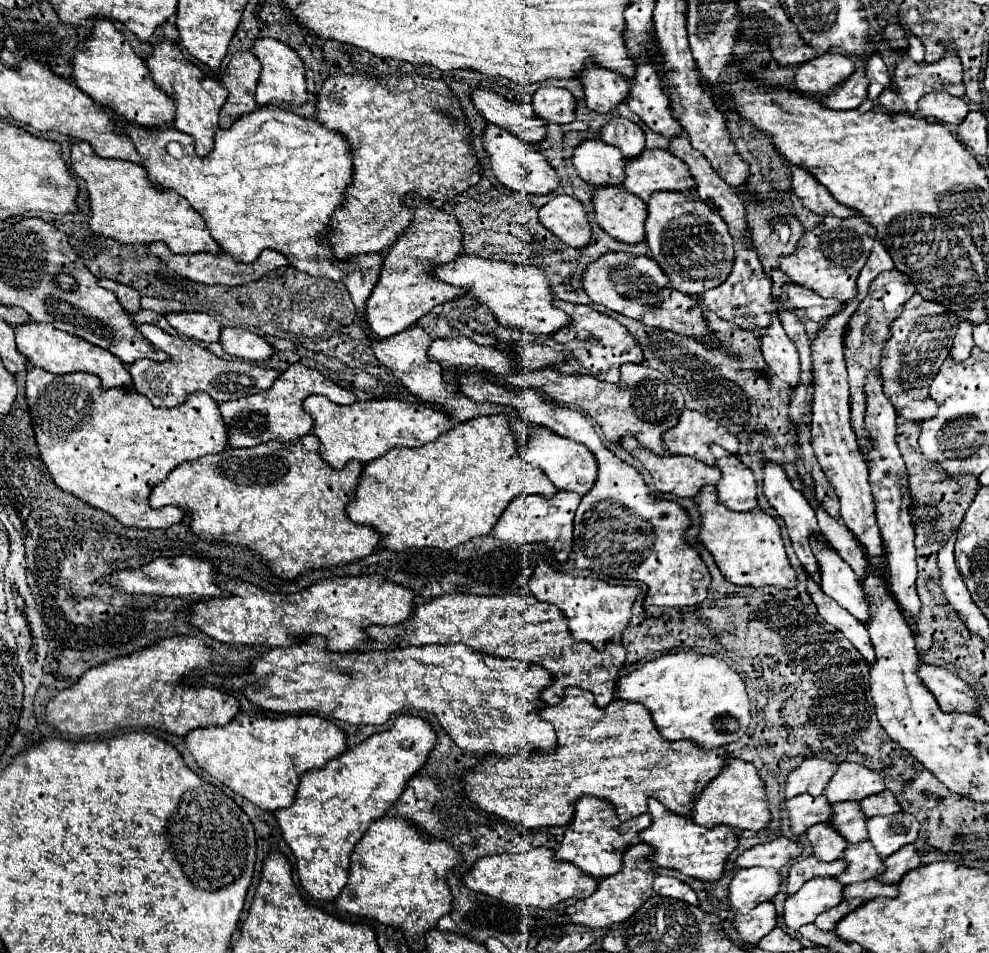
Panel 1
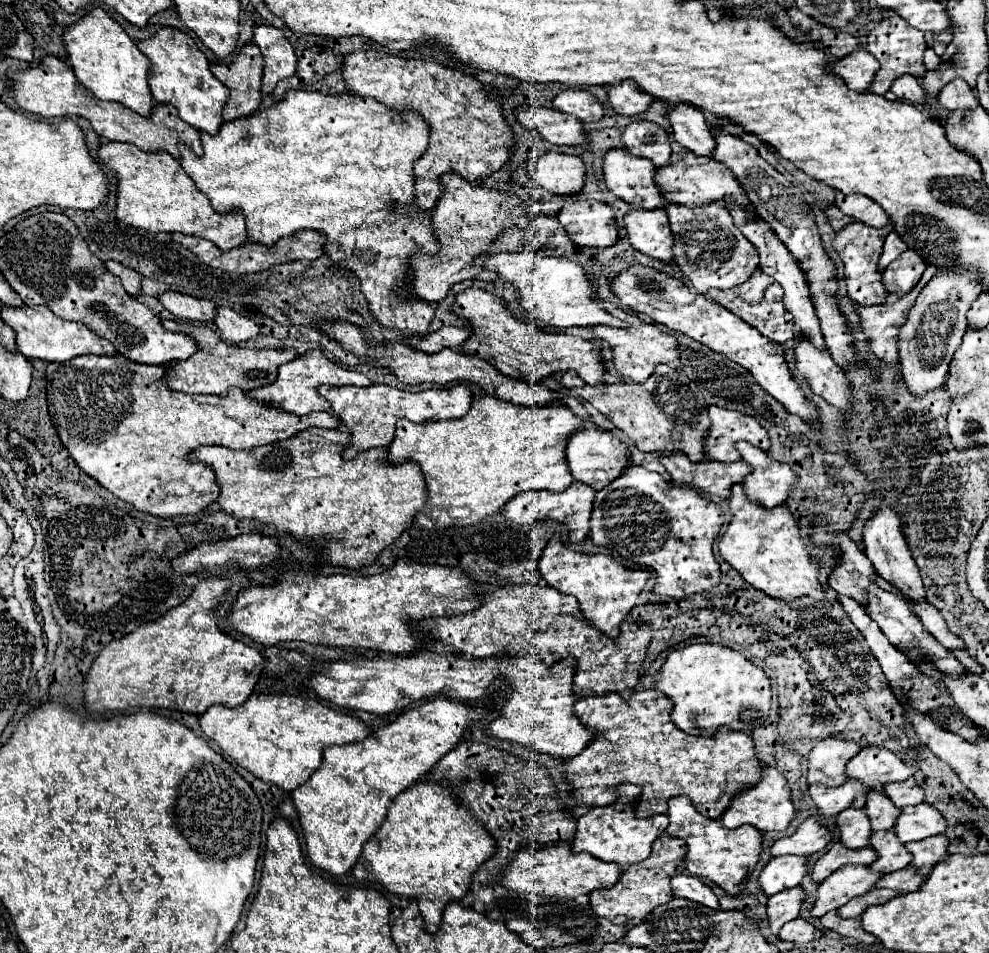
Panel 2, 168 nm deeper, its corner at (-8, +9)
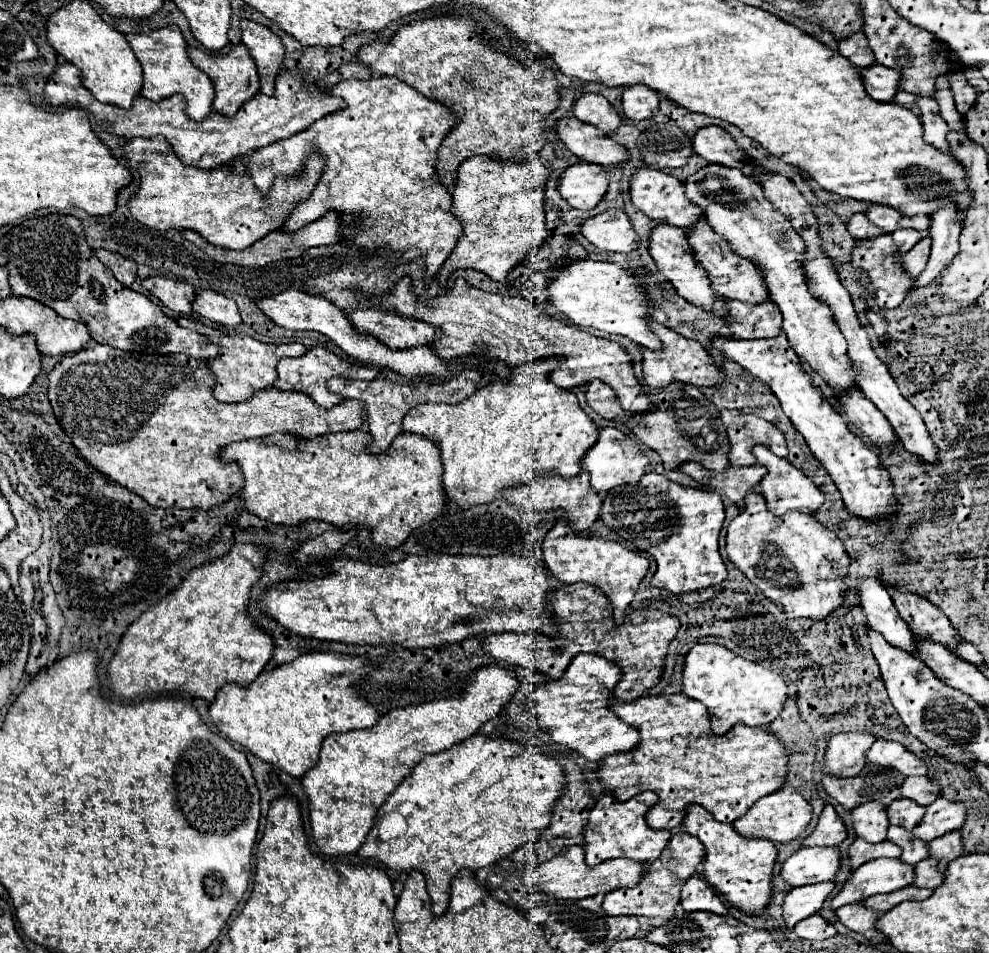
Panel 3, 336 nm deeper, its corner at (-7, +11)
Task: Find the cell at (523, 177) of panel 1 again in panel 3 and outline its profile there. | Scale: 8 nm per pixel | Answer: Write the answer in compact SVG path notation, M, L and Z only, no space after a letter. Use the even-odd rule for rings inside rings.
M579 162L569 166L559 178L559 192L569 202L569 206L579 210L595 208L607 194L609 178L607 170L599 164Z

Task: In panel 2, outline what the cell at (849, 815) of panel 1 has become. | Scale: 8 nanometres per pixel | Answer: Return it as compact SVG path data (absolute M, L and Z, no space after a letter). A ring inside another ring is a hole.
M868 792L868 802L864 806L864 812L870 818L870 826L874 832L878 830L888 830L894 826L896 816L900 814L900 808L896 808L888 796L882 792Z

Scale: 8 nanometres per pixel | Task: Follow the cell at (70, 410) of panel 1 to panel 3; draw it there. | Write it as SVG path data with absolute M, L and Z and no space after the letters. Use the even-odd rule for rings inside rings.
M97 344L95 348L89 350L79 350L71 356L65 356L49 374L49 400L53 406L53 412L61 424L61 428L65 430L65 434L71 438L73 446L81 452L81 456L87 458L87 462L91 466L95 466L99 472L103 472L105 476L109 476L113 482L125 486L127 490L135 492L137 496L141 496L147 504L157 506L157 508L213 508L215 504L223 504L227 500L231 500L231 496L239 494L243 490L243 474L241 468L235 462L221 462L219 460L219 452L231 444L231 442L239 442L239 440L247 440L247 438L259 438L259 436L267 436L267 434L275 434L275 432L283 432L283 434L293 434L297 438L315 438L319 434L329 434L329 432L351 432L351 430L359 430L365 422L367 422L367 414L365 414L365 404L361 400L343 400L343 404L337 404L329 410L319 408L319 404L311 402L305 392L279 392L275 388L257 392L251 400L239 402L239 404L225 404L215 400L211 388L215 384L215 376L209 370L209 364L201 358L191 358L191 356L183 356L183 354L139 354L139 352L123 352L123 350L115 350L111 346L103 346Z

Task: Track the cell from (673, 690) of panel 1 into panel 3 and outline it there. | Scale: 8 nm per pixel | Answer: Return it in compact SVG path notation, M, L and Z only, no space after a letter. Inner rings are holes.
M697 644L685 656L683 694L707 706L713 732L721 736L739 722L761 728L769 726L781 714L789 690L779 674L763 668L761 664L749 662L719 644Z

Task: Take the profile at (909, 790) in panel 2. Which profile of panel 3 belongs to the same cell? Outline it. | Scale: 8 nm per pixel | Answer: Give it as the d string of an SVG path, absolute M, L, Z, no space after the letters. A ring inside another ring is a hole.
M911 776L903 782L901 792L905 798L915 800L919 806L927 806L939 798L941 788L929 776Z

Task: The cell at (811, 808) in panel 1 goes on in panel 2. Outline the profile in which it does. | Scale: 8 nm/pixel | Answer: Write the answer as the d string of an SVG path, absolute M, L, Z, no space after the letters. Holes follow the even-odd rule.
M844 782L836 788L824 788L818 784L808 786L808 794L824 818L832 818L846 808L862 808L868 790L872 788L864 788L860 782Z

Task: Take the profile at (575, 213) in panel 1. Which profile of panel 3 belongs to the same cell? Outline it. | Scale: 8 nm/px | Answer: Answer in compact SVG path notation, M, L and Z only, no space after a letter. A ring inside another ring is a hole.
M607 210L583 224L583 236L607 252L633 252L639 248L639 236L623 210Z

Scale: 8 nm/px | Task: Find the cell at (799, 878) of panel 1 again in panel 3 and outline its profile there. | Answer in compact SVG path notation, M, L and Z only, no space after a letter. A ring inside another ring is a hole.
M855 840L849 848L849 858L851 858L851 866L859 868L861 864L875 860L875 858L899 858L901 856L901 848L897 844L891 844L889 840L879 842L879 844L871 844L867 840Z

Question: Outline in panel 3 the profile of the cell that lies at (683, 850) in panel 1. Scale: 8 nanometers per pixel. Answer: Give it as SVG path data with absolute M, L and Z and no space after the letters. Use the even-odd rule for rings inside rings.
M691 804L687 808L687 816L683 820L683 830L691 836L697 836L707 856L703 860L703 876L705 880L721 892L735 908L743 910L749 916L759 916L771 904L773 894L773 866L777 860L777 848L767 840L749 840L735 832L733 824L717 822L705 808L699 804Z

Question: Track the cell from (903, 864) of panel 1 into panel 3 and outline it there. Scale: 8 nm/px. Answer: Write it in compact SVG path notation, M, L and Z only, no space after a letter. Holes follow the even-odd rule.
M947 832L947 836L941 836L939 840L929 842L931 856L939 860L939 870L945 872L947 864L963 854L963 842L961 842L961 832Z

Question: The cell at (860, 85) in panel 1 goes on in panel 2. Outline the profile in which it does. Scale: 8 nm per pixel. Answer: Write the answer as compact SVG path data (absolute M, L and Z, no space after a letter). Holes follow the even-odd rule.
M888 12L884 14L882 22L878 28L874 28L868 34L868 42L866 42L866 50L880 62L880 70L876 72L876 78L872 80L872 86L868 88L874 94L884 94L892 80L896 80L900 74L914 74L914 76L922 76L924 74L924 62L922 62L922 54L926 50L926 42L924 42L924 32L916 30L914 26L910 26L906 20L902 20L898 14Z

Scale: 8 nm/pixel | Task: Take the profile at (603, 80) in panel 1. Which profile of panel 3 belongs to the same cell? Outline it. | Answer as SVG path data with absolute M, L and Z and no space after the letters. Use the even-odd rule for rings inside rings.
M643 86L625 88L623 112L629 120L653 118L657 110L659 110L659 92L651 92L651 88L643 88Z

